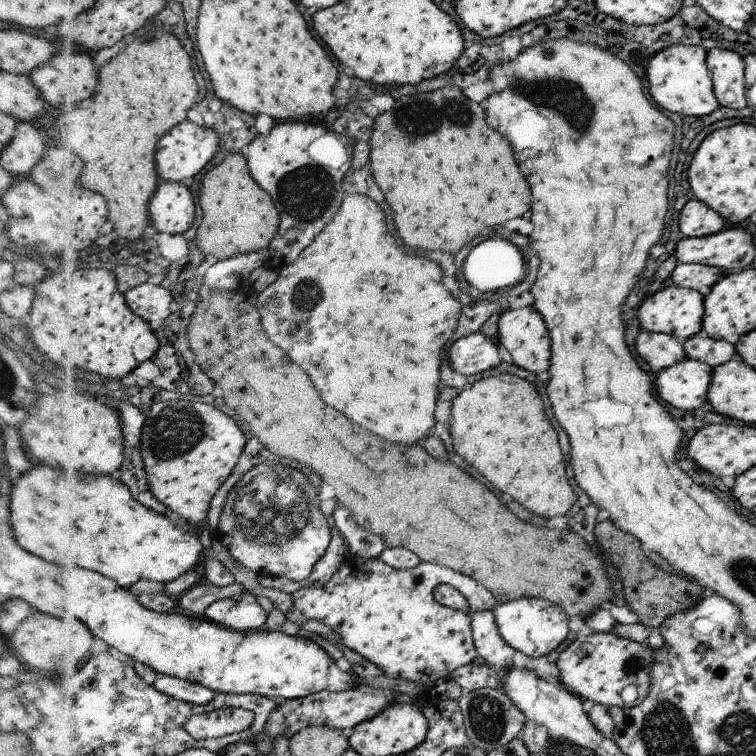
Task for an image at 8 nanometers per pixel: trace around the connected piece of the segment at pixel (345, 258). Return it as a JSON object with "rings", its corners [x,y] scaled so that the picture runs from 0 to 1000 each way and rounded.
{"rings":[[[458,255],[448,280],[443,283],[442,291],[434,296],[409,325],[399,339],[389,348],[370,356],[370,368],[356,378],[343,392],[343,409],[348,414],[348,430],[357,447],[381,466],[381,468],[410,493],[414,509],[421,515],[426,529],[438,538],[455,545],[463,556],[474,558],[476,563],[487,566],[489,571],[513,579],[516,585],[526,587],[542,587],[561,579],[574,563],[574,540],[579,529],[579,508],[582,508],[582,466],[587,466],[587,458],[593,455],[606,418],[608,418],[608,399],[595,392],[595,386],[585,378],[585,357],[577,347],[561,341],[561,339],[545,339],[537,336],[524,317],[516,312],[508,296],[508,280],[505,275],[487,262],[484,257]]]}

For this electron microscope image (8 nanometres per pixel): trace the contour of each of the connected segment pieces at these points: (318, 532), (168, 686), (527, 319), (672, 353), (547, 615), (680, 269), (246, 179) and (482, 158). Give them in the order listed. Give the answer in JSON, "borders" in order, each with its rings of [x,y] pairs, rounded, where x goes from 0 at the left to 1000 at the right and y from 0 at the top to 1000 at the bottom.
{"borders":[[[[310,646],[307,648],[295,672],[290,697],[290,710],[304,725],[307,733],[331,754],[336,754],[347,762],[378,762],[394,770],[410,765],[415,746],[429,735],[437,720],[437,712],[439,712],[437,696],[431,693],[431,685],[429,685],[429,679],[423,677],[423,672],[413,675],[413,698],[407,696],[407,701],[397,704],[386,717],[373,720],[373,722],[344,722],[341,714],[331,714],[320,701],[315,701],[315,693],[312,693],[315,648]]],[[[217,890],[209,892],[204,905],[217,918],[224,918],[230,923],[237,923],[238,926],[261,933],[278,931],[290,917],[269,905]]],[[[705,403],[675,409],[672,406],[663,414],[656,425],[657,450],[669,474],[683,484],[698,489],[698,492],[722,492],[728,484],[728,444],[725,431],[713,411]]],[[[862,438],[847,439],[841,447],[841,466],[862,492],[870,493],[907,474],[905,454],[893,443]]],[[[709,790],[667,791],[651,808],[664,844],[680,860],[712,870],[735,860],[751,841],[751,813],[735,798]]],[[[897,348],[889,358],[889,373],[898,380],[910,380],[934,392],[954,370],[956,356],[926,348]]],[[[304,202],[271,230],[267,242],[263,262],[270,288],[259,313],[266,332],[295,345],[325,333],[354,331],[369,308],[373,287],[364,262],[336,235],[325,206]]],[[[587,114],[577,122],[532,127],[521,143],[497,156],[492,175],[492,233],[521,278],[521,294],[529,315],[542,328],[606,333],[635,307],[661,299],[675,288],[693,286],[701,278],[704,257],[698,241],[680,214],[669,183],[643,164],[642,143],[622,135],[608,116]]]]}

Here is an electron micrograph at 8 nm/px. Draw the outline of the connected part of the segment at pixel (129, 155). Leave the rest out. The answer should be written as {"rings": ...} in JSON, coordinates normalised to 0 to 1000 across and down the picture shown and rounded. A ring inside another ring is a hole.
{"rings":[[[208,38],[189,41],[179,46],[177,54],[168,56],[168,62],[132,93],[131,114],[128,128],[119,136],[98,144],[86,144],[69,153],[69,161],[63,161],[66,181],[74,193],[89,200],[98,197],[110,209],[112,224],[106,245],[142,262],[147,278],[144,291],[152,296],[159,312],[183,317],[193,312],[194,304],[202,296],[200,265],[210,251],[212,233],[206,212],[210,188],[226,175],[228,169],[231,171],[235,164],[246,161],[249,148],[257,143],[257,138],[265,135],[262,132],[265,114],[259,106],[257,79],[229,41]],[[101,159],[108,161],[106,169],[101,169]]]}

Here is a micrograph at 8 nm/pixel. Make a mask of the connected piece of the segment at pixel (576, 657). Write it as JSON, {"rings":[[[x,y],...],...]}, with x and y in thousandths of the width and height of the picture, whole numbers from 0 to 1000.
{"rings":[[[784,837],[757,849],[751,857],[741,864],[734,878],[751,914],[763,918],[765,922],[770,921],[770,923],[786,926],[786,929],[800,935],[823,937],[831,934],[820,919],[829,905],[841,907],[845,915],[841,930],[849,929],[857,921],[860,915],[861,876],[866,874],[866,870],[868,865],[857,851],[837,849],[808,837]]]}

